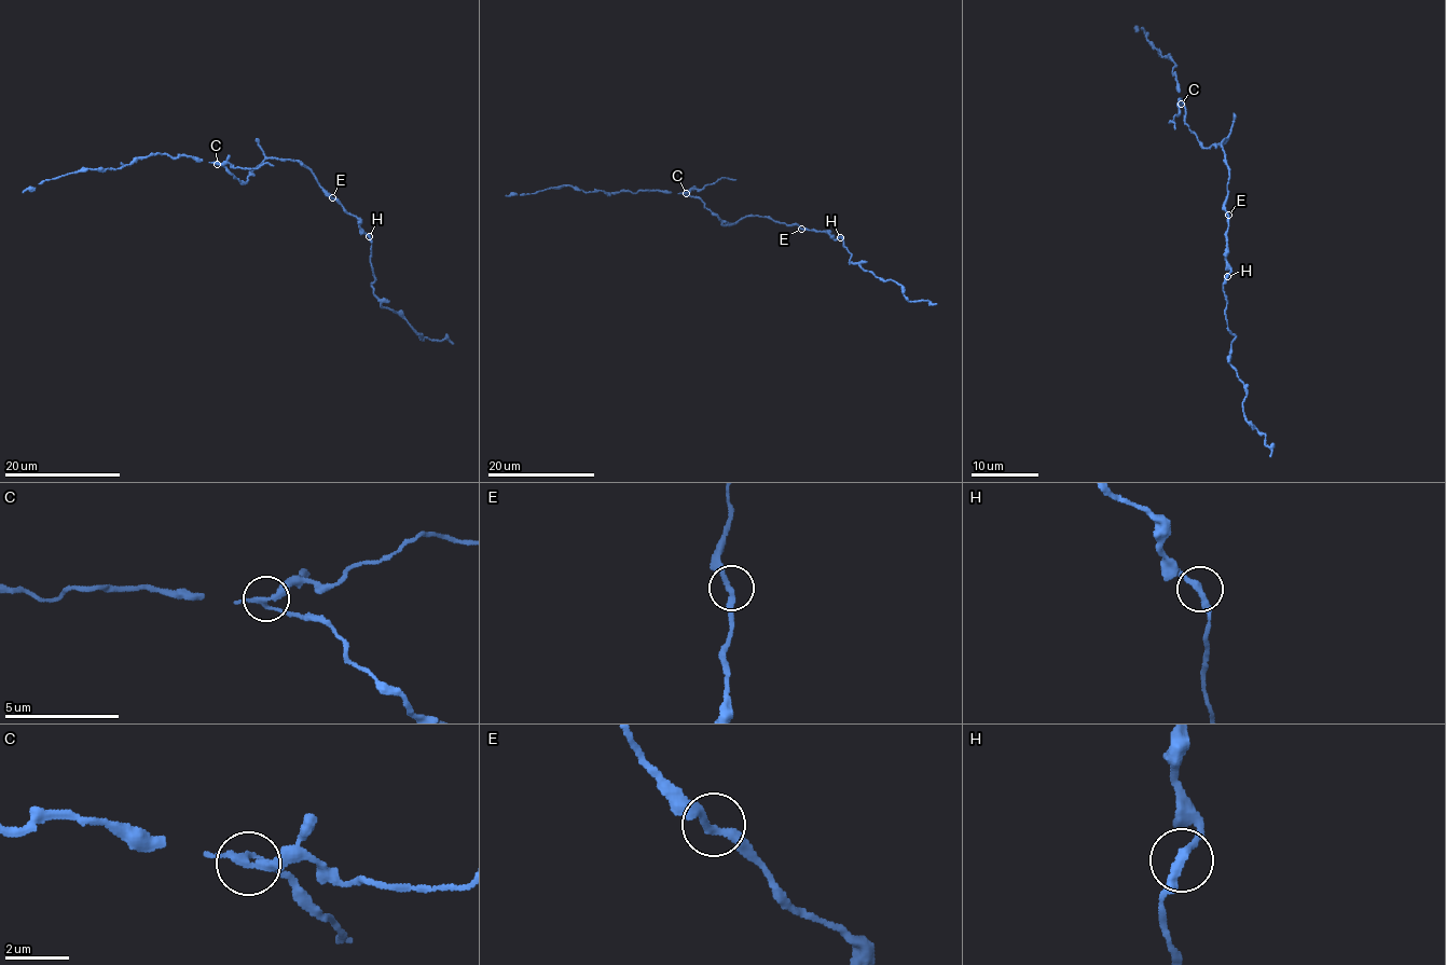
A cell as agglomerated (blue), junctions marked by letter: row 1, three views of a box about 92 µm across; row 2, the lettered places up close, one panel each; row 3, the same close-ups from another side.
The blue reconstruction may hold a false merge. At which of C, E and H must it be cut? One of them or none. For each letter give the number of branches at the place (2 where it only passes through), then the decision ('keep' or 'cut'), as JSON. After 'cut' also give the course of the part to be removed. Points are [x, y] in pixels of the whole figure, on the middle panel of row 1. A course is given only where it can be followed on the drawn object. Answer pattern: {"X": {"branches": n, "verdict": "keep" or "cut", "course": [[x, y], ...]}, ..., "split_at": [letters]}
{"C": {"branches": 3, "verdict": "cut", "course": [[686, 192], [703, 189], [721, 178], [737, 179]]}, "E": {"branches": 2, "verdict": "keep"}, "H": {"branches": 2, "verdict": "keep"}, "split_at": ["C"]}

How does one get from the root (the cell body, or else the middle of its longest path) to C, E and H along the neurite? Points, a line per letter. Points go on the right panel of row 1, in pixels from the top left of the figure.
C: (1223, 148), (1224, 138), (1226, 139), (1221, 143), (1202, 146), (1185, 123), (1184, 107), (1180, 105)
E: (1223, 148), (1228, 179), (1224, 206), (1228, 215)
H: (1223, 148), (1228, 179), (1224, 206), (1228, 232), (1225, 264), (1229, 272), (1227, 276)

